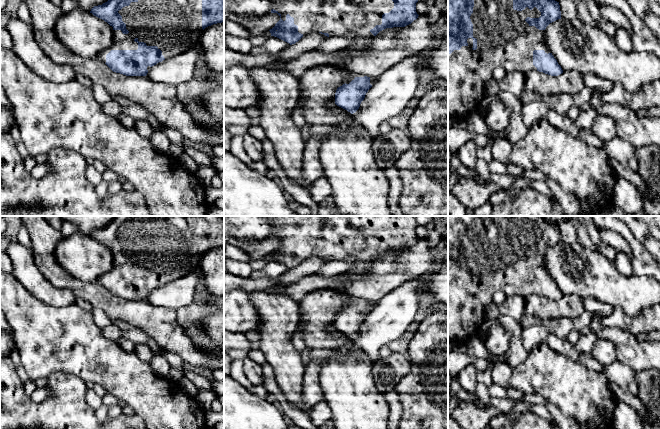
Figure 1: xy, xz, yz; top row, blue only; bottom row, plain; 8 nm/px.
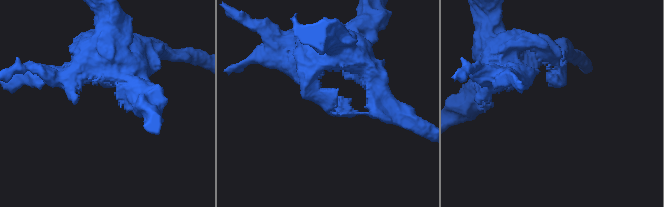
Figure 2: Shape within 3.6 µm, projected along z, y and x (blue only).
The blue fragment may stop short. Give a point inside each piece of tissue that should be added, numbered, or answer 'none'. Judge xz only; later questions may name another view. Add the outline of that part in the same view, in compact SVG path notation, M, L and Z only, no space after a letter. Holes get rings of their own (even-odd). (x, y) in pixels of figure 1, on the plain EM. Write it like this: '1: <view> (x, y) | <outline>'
1: xz (337, 237) | M284 216L281 221L270 218L272 233L281 238L281 243L286 244L289 238L294 242L294 248L298 250L298 256L303 260L310 257L328 257L330 261L345 260L349 257L356 259L353 266L343 274L338 275L342 280L349 277L361 277L369 273L369 264L374 259L370 256L376 249L382 248L382 239L389 237L394 232L394 226L390 223L390 216Z

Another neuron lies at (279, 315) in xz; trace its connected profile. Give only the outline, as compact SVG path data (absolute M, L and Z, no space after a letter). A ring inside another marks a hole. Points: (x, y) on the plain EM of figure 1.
M274 290L251 291L248 294L260 317L258 329L260 335L259 349L264 353L266 363L272 367L276 382L287 402L292 407L302 410L305 406L303 399L305 366L301 359L301 353L297 352L293 345L293 336L300 324L299 303L286 294Z

